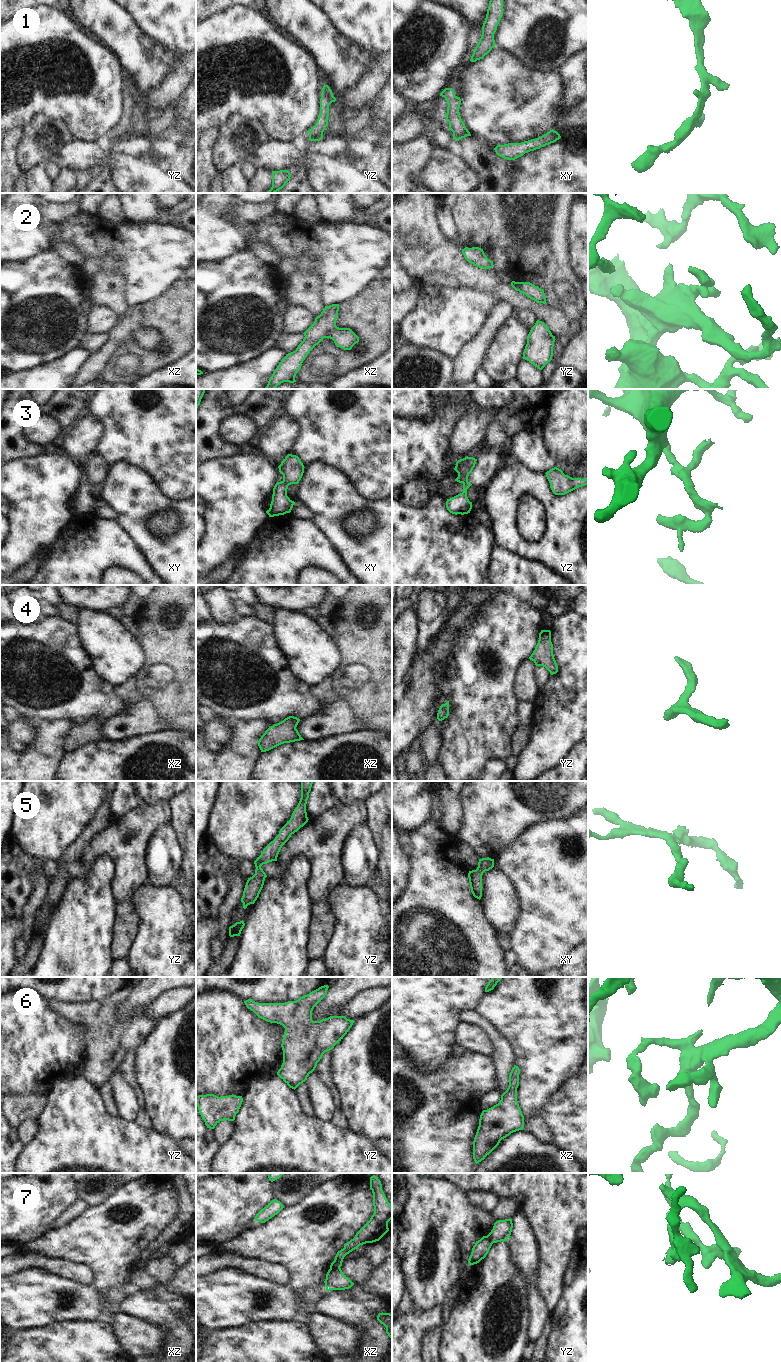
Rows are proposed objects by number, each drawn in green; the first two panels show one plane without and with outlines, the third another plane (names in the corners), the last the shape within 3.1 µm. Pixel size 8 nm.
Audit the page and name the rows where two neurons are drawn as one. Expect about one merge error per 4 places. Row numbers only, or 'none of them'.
3, 7

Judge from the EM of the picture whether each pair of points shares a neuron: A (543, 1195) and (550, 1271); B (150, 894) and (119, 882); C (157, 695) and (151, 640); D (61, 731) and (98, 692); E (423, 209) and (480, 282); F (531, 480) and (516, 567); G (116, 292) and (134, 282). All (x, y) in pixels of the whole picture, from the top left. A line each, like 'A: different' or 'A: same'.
A: same
B: different
C: same
D: different
E: same
F: different
G: different

